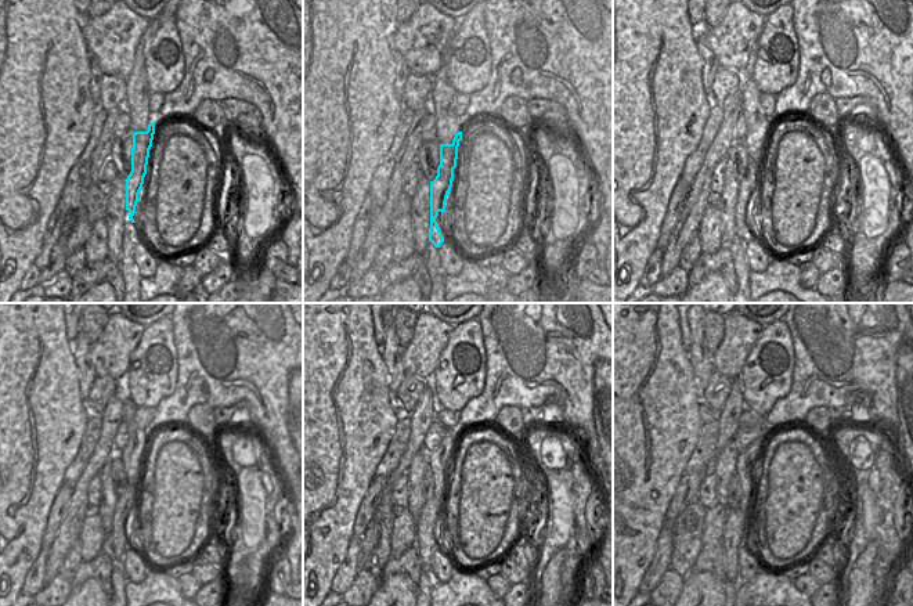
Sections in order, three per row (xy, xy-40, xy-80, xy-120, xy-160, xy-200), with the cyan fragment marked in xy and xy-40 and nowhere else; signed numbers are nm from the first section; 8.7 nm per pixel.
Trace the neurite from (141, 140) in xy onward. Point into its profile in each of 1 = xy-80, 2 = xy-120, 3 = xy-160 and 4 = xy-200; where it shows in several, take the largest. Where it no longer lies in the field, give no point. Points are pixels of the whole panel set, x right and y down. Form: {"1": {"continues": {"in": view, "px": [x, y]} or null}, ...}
{"1": {"continues": {"in": "xy-80", "px": [749, 186]}}, "2": {"continues": {"in": "xy-120", "px": [116, 541]}}, "3": {"continues": {"in": "xy-160", "px": [425, 530]}}, "4": {"continues": {"in": "xy-200", "px": [733, 537]}}}

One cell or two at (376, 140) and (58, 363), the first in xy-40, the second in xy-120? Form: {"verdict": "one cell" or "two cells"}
{"verdict": "one cell"}

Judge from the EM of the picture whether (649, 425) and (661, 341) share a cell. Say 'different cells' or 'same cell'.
same cell

